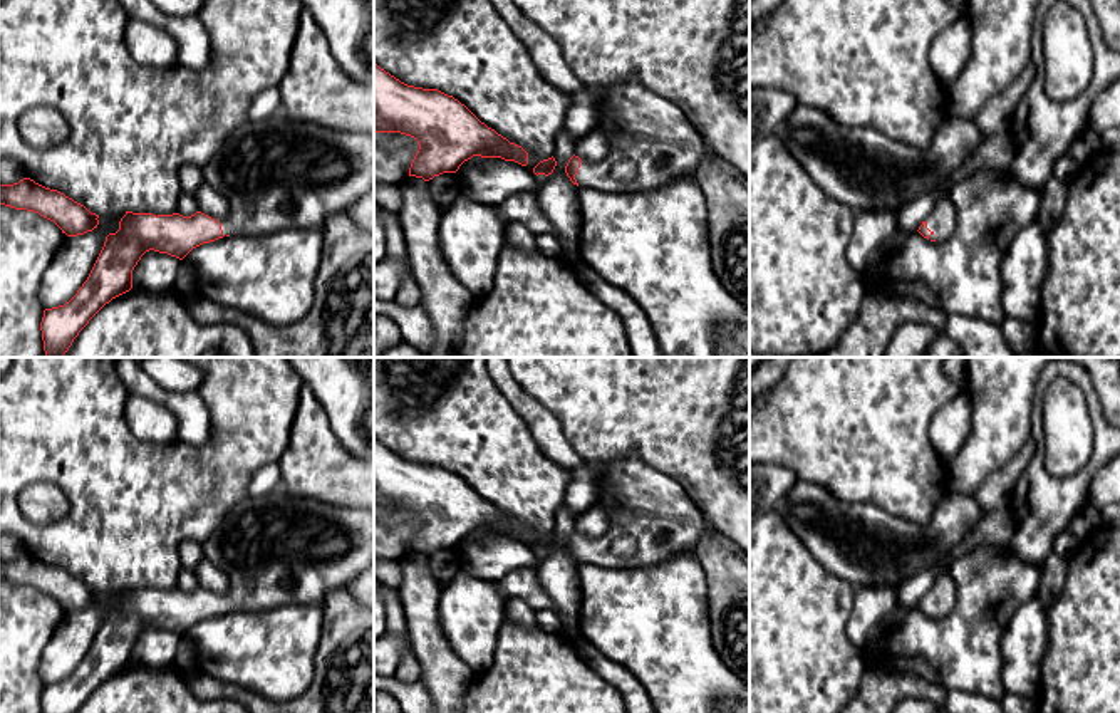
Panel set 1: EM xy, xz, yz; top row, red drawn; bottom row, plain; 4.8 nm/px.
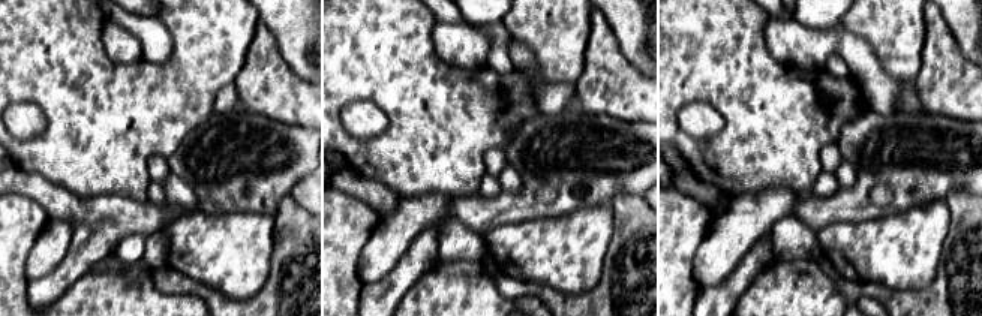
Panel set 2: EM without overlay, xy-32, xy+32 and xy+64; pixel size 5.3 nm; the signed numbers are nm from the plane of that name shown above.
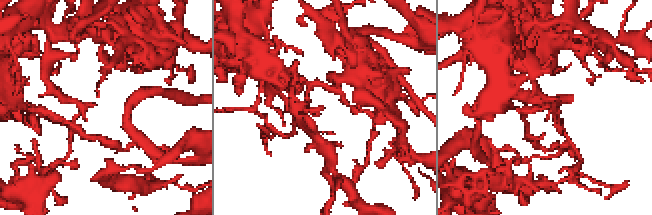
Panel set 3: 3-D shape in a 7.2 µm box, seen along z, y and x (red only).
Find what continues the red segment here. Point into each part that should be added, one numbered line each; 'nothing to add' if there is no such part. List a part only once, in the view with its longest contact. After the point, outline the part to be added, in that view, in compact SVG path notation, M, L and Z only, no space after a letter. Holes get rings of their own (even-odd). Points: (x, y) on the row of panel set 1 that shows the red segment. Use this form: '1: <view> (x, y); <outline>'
1: yz (943, 220); M942 196L926 218L927 228L932 232L929 240L947 240L957 225L957 215L951 196Z

